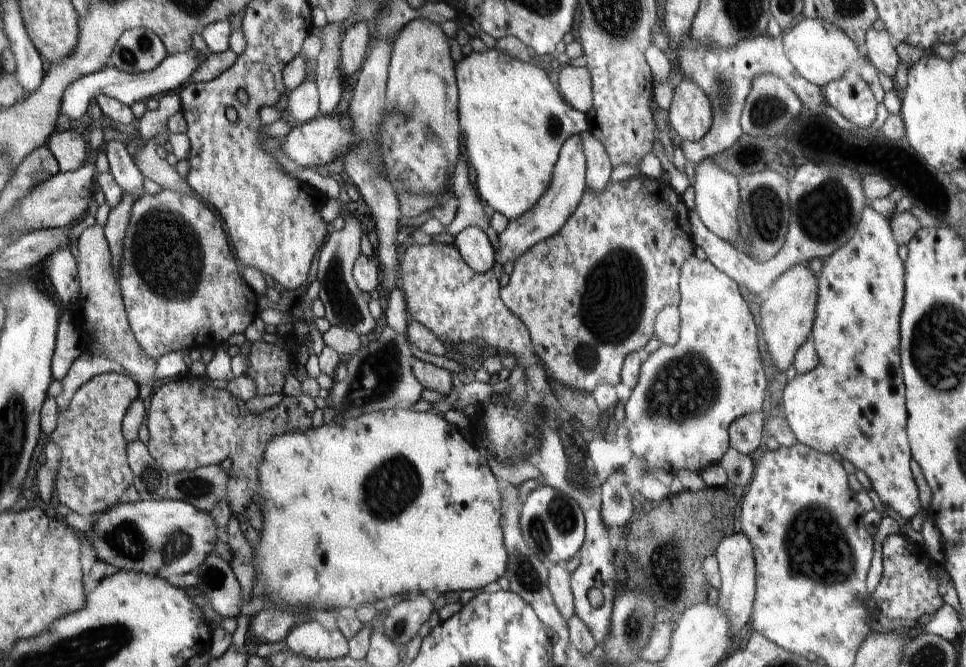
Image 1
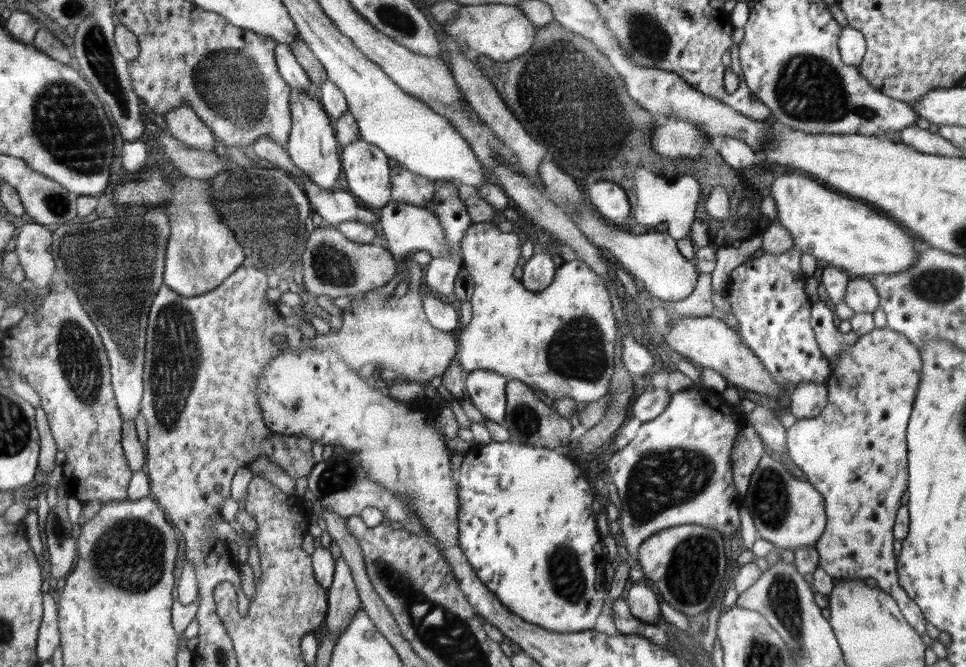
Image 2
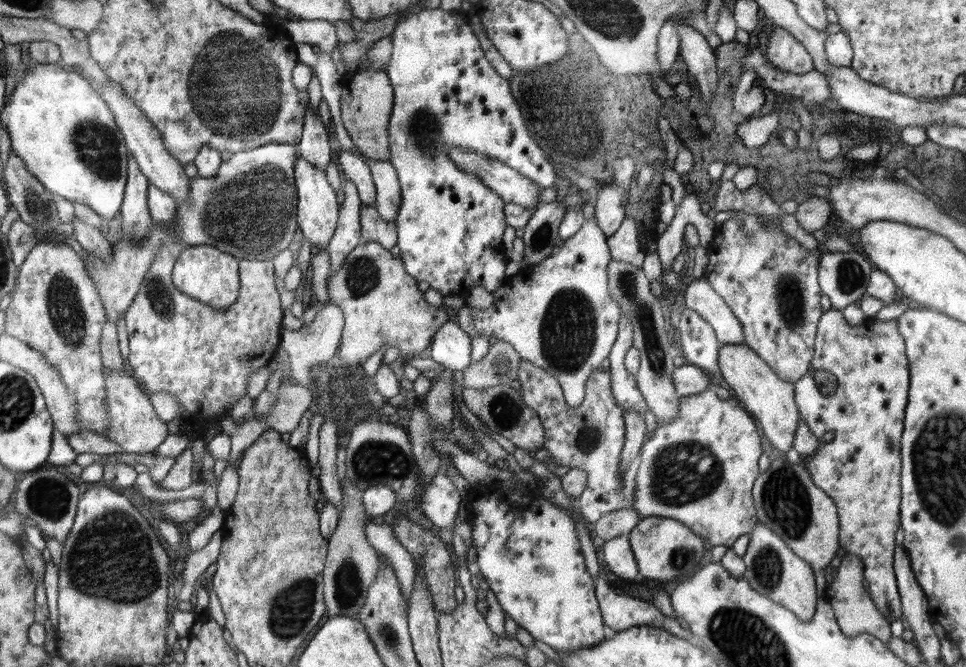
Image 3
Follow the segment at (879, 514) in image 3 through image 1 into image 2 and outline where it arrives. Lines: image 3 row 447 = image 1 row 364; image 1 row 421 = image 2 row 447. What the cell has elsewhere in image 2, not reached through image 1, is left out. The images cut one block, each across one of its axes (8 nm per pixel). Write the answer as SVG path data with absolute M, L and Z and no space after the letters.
M874 328L871 332L864 334L858 338L855 343L844 345L844 349L839 352L837 360L831 364L830 375L825 382L828 388L828 403L818 416L812 417L806 421L798 421L790 426L786 432L786 448L788 448L790 458L800 470L808 476L808 482L821 493L824 497L825 512L827 523L824 532L817 540L816 548L819 554L819 568L824 570L826 574L832 576L833 579L841 579L847 581L865 580L873 578L880 589L887 592L899 606L904 620L919 634L926 632L926 618L921 608L907 595L907 592L900 586L898 572L896 567L897 556L894 555L892 544L895 540L893 535L893 526L895 523L898 508L900 508L900 500L907 490L908 486L908 459L907 459L907 425L912 412L912 405L918 392L918 383L920 383L921 374L921 357L919 349L915 344L908 341L903 335L890 328Z

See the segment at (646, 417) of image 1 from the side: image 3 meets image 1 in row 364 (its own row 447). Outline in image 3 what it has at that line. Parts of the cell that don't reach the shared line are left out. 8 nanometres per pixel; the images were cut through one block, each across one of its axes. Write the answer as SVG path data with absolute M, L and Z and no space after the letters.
M712 387L681 396L677 415L671 421L659 423L654 434L641 446L632 506L640 518L663 516L678 520L713 546L731 547L739 536L750 535L758 523L751 490L760 474L758 458L762 454L762 434L756 428L753 415L732 396L720 399Z

